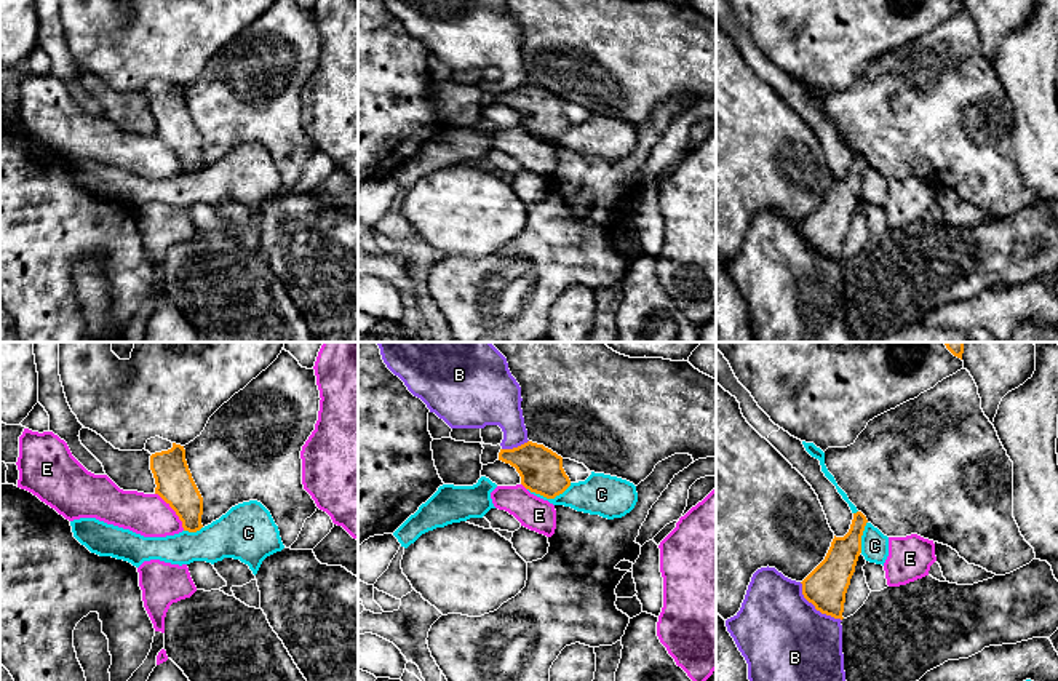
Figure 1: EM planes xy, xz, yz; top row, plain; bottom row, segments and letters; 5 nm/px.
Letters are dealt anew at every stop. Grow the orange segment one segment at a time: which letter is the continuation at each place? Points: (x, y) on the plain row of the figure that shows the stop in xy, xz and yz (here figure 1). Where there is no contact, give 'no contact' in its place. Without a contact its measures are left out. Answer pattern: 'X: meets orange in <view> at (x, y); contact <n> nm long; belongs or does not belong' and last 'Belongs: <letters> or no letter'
B: meets orange in yz at (815, 250); contact 300 nm long; does not belong
C: meets orange in xz at (548, 139); contact 220 nm long; does not belong
E: meets orange in xy at (175, 152); contact 240 nm long; does not belong
Belongs: no letter

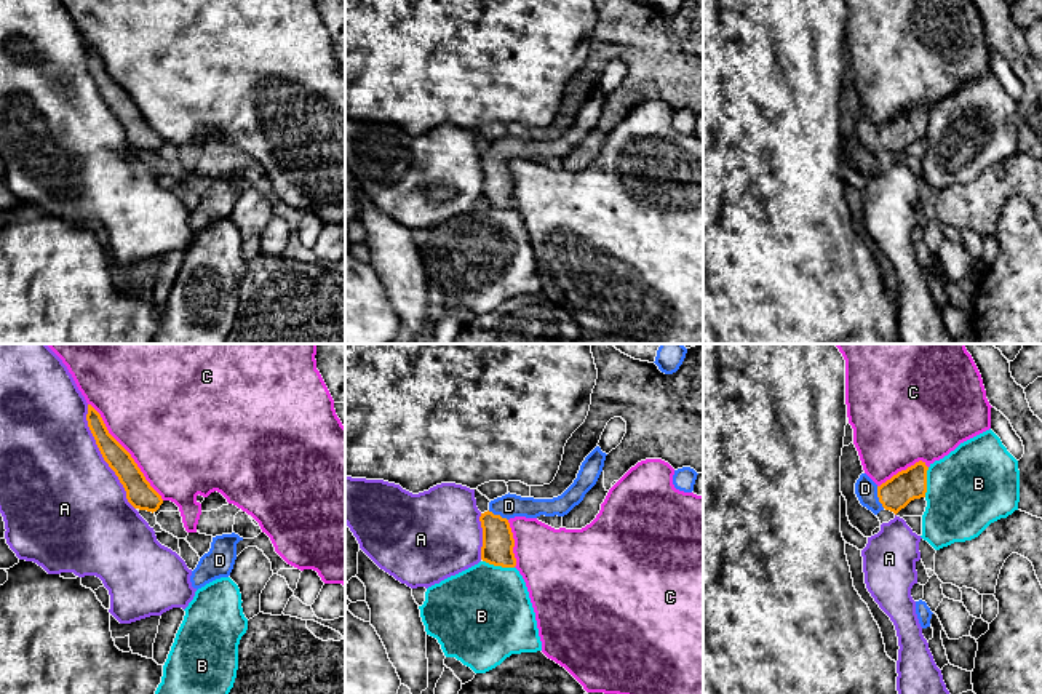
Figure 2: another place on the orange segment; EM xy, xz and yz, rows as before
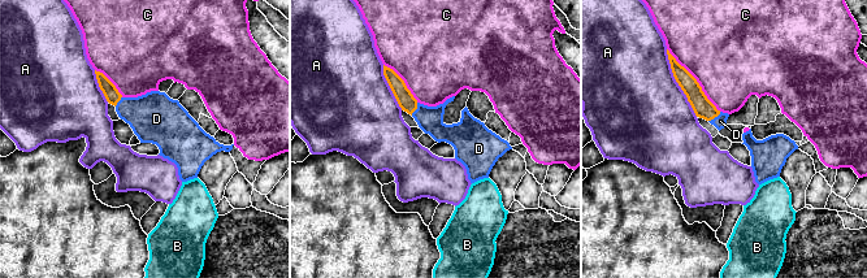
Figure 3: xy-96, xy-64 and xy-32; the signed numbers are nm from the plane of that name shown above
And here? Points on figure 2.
A: meets orange in xy at (103, 98); contact 600 nm long; does not belong
B: meets orange in xz at (499, 207); contact 170 nm long; does not belong
C: meets orange in xy at (127, 93); contact 600 nm long; does not belong
D: meets orange in yz at (878, 138); contact 120 nm long; belongs
Belongs: D

